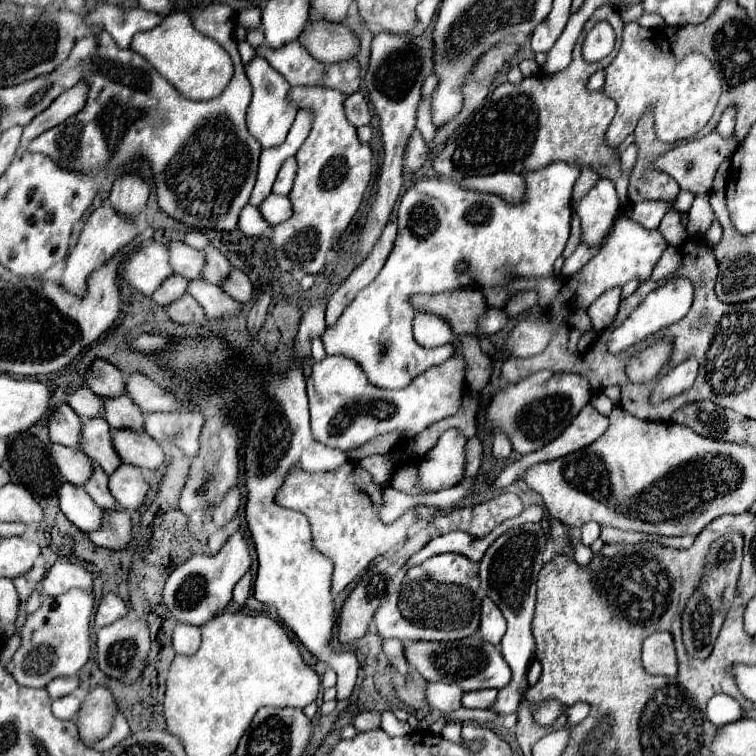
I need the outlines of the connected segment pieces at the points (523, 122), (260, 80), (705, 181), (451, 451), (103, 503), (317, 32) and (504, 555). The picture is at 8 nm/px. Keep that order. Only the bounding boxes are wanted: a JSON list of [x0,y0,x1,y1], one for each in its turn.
[[433,4,629,202],[245,56,297,148],[653,132,739,194],[415,430,465,492],[83,464,115,510],[299,18,357,64],[479,524,547,716]]

